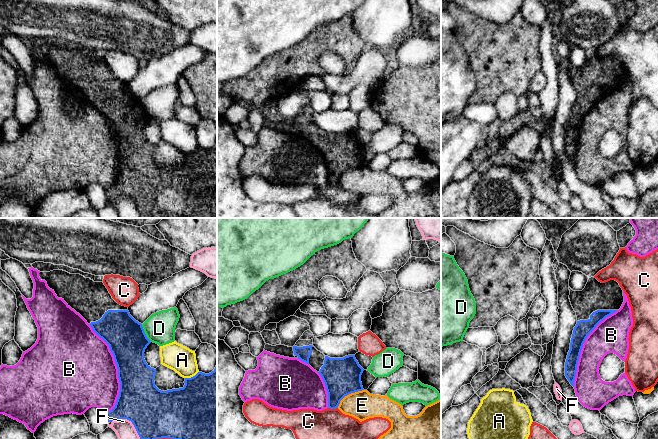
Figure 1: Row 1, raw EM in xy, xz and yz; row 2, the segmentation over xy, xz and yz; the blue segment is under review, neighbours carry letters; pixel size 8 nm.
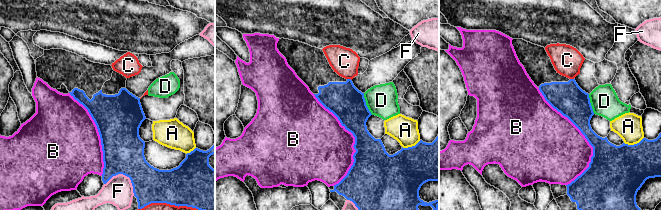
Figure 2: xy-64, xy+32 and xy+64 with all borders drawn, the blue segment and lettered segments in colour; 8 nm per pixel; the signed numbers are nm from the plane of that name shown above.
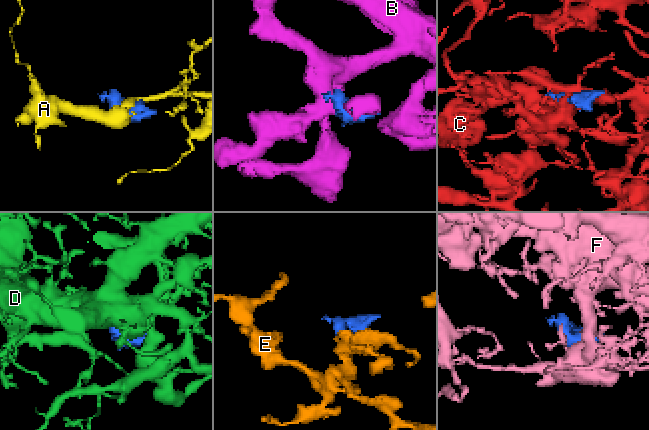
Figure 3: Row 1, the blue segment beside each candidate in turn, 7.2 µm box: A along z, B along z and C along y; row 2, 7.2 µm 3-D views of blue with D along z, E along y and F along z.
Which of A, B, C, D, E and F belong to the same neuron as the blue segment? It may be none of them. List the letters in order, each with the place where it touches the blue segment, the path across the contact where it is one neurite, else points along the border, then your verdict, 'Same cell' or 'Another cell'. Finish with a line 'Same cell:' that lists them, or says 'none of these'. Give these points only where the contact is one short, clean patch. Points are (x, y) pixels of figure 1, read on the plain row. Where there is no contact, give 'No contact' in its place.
A: Touches blue at xy (191, 153). Another cell
B: Touches blue at xy (117, 143). Another cell
C: Touches blue at xz (333, 184). Another cell
D: Touches blue at xy (144, 109). Another cell
E: Touches blue at xz (348, 170). Another cell
F: Touches blue at xy (130, 196). Another cell
Same cell: none of these

